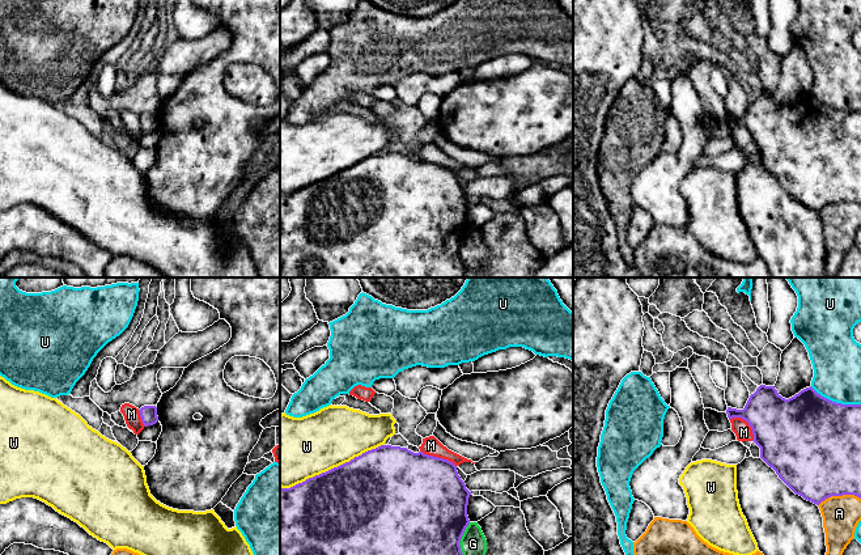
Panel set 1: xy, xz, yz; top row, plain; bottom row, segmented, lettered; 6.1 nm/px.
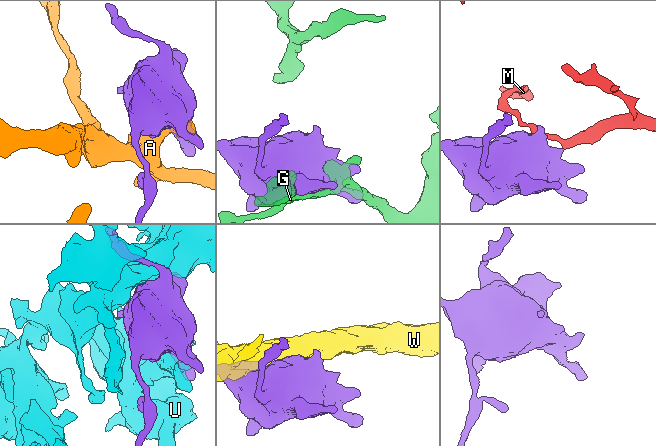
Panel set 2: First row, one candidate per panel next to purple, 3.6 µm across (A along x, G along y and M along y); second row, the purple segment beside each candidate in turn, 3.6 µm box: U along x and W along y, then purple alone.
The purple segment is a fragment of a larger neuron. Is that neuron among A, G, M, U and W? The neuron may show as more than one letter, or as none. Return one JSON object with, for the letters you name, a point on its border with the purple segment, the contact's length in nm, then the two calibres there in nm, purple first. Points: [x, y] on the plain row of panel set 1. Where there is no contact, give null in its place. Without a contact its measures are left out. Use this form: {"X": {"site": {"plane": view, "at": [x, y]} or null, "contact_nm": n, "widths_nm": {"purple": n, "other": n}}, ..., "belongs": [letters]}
{"M": {"site": {"plane": "xz", "at": [437, 164]}, "contact_nm": 240, "widths_nm": {"purple": 500, "other": 110}}, "belongs": ["M"]}

